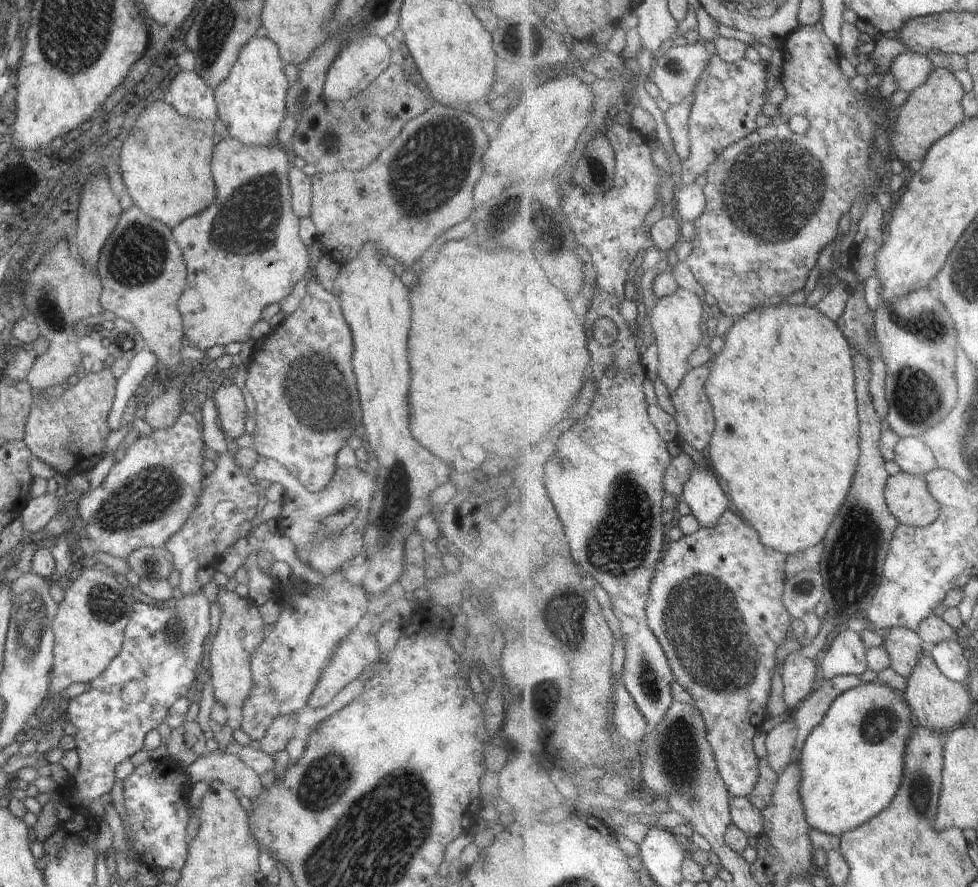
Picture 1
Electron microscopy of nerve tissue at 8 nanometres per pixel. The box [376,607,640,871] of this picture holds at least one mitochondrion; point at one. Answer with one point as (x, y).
(545, 695)

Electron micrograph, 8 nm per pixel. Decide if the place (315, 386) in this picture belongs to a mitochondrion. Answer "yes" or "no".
yes

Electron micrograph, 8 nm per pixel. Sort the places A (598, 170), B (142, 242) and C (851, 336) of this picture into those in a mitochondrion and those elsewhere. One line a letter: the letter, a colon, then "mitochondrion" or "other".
A: mitochondrion
B: mitochondrion
C: other

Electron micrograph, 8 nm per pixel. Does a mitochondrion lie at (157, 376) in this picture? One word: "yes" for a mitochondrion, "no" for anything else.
no

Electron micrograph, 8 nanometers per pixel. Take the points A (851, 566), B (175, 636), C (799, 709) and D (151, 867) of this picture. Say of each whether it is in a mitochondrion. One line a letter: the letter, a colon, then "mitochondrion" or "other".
A: mitochondrion
B: mitochondrion
C: other
D: other

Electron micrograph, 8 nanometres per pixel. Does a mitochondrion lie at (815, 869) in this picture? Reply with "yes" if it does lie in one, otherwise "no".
no

